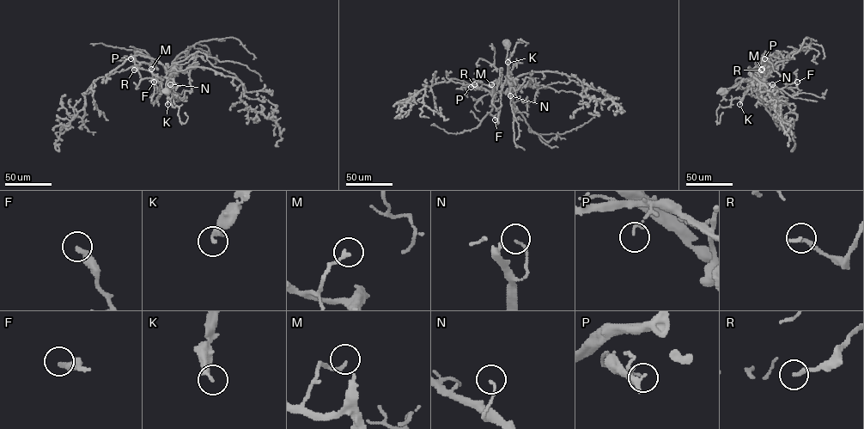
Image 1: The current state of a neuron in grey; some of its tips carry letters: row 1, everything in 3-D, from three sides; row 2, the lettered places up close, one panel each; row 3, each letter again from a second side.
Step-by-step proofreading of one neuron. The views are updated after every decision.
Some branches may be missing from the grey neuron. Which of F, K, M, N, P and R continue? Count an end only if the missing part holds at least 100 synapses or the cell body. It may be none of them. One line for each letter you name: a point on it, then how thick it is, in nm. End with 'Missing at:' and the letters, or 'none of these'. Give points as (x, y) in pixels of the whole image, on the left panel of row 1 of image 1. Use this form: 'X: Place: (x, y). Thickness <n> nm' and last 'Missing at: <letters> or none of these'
K: Place: (167, 104). Thickness 240 nm
Missing at: K

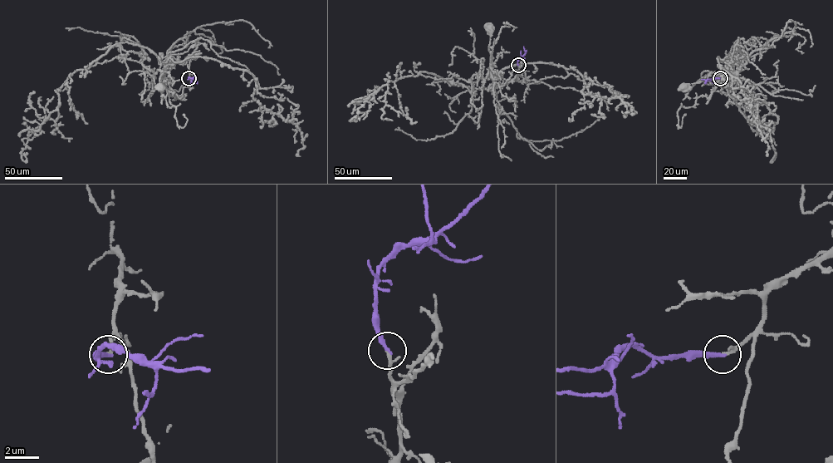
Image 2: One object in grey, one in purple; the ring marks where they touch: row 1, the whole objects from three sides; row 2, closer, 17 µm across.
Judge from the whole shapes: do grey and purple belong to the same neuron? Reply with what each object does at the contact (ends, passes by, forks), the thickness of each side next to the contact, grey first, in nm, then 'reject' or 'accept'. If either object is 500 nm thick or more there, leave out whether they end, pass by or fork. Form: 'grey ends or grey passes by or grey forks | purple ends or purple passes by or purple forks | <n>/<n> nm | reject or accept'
grey passes by | purple ends | 140/240 nm | accept

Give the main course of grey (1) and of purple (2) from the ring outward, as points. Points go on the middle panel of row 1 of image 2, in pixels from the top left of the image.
1: (518, 65), (519, 73), (514, 78), (495, 85), (492, 76), (492, 55), (488, 48), (490, 29)
2: (518, 65), (517, 59), (525, 53), (523, 46)

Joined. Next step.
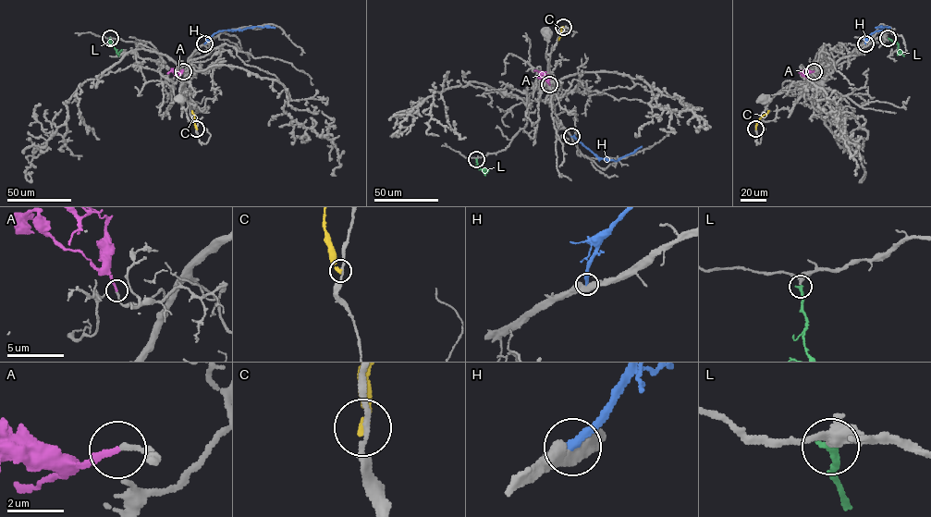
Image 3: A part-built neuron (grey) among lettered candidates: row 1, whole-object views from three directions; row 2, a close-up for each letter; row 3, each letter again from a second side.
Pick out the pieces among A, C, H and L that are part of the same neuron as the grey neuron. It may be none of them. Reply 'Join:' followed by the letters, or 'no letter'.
Join: A, L

